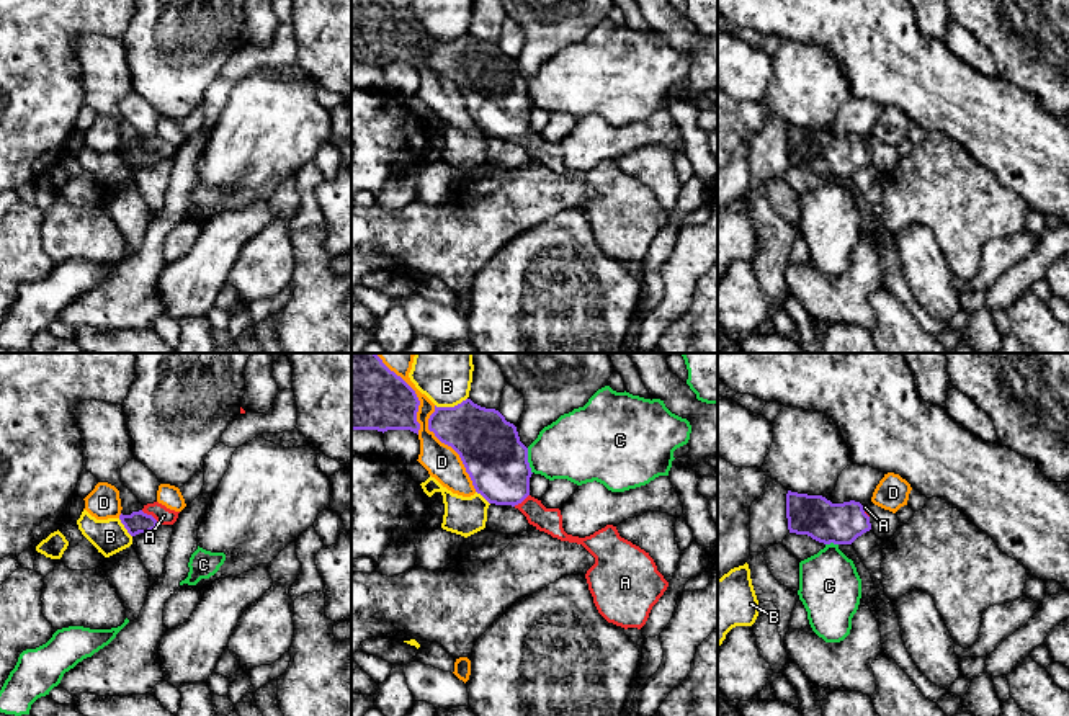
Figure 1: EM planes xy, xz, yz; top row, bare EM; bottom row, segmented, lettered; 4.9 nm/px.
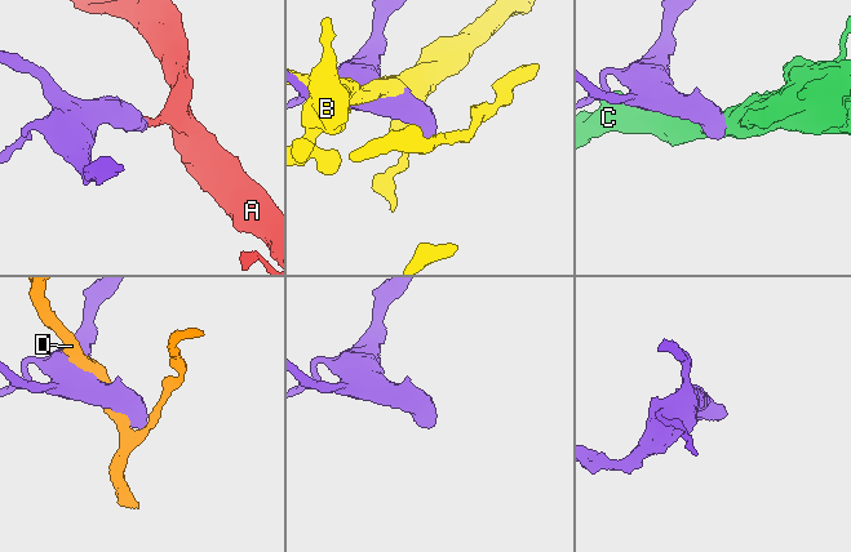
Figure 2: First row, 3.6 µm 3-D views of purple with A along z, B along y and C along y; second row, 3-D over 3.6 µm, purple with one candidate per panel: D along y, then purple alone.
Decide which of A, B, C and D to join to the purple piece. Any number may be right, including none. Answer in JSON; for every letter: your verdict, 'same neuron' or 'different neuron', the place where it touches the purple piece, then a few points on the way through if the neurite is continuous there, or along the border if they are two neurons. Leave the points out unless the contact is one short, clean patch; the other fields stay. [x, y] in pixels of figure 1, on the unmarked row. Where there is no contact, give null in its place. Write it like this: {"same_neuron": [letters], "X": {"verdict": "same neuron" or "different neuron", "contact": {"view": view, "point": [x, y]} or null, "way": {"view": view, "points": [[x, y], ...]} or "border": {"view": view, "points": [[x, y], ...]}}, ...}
{"same_neuron": ["A"], "A": {"verdict": "same neuron", "contact": {"view": "xy", "point": [151, 149]}, "way": {"view": "xy", "points": [[138, 156], [151, 149], [164, 149]]}}, "B": {"verdict": "different neuron", "contact": {"view": "xz", "point": [450, 41]}}, "C": {"verdict": "different neuron", "contact": {"view": "xz", "point": [527, 95]}, "border": {"view": "xz", "points": [[527, 82], [527, 95], [532, 107]]}}, "D": {"verdict": "different neuron", "contact": {"view": "xz", "point": [450, 79]}}}

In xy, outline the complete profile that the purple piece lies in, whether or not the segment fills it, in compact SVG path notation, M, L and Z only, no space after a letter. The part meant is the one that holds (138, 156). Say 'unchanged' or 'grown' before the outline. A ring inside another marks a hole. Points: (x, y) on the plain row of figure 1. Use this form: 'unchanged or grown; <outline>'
grown; M154 136L144 139L142 144L132 145L131 149L119 149L121 157L131 170L139 167L149 167L159 159L173 159L180 145L170 144L165 139Z

